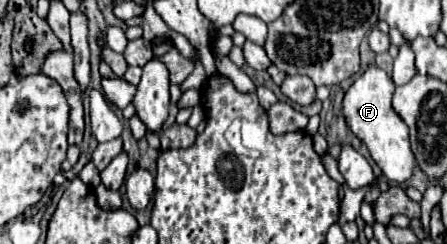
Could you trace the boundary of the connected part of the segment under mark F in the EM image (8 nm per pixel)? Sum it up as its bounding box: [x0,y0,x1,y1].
[342,66,414,182]

